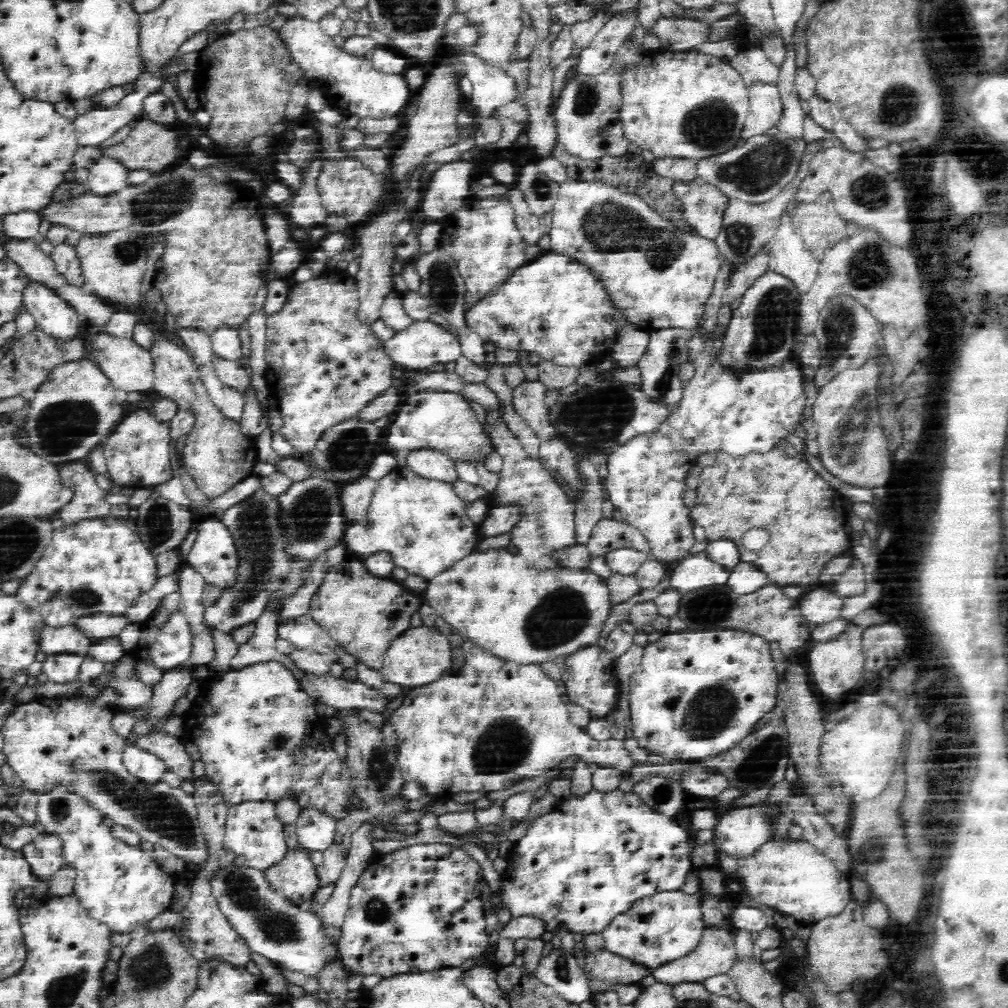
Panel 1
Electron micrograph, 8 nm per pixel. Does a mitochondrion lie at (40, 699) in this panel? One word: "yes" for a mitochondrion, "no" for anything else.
no

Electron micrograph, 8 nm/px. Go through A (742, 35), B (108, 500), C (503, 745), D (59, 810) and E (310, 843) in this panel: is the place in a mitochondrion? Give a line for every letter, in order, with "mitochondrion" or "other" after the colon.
A: other
B: other
C: mitochondrion
D: mitochondrion
E: other

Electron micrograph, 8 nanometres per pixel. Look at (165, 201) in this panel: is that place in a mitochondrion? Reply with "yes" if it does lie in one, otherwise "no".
yes

